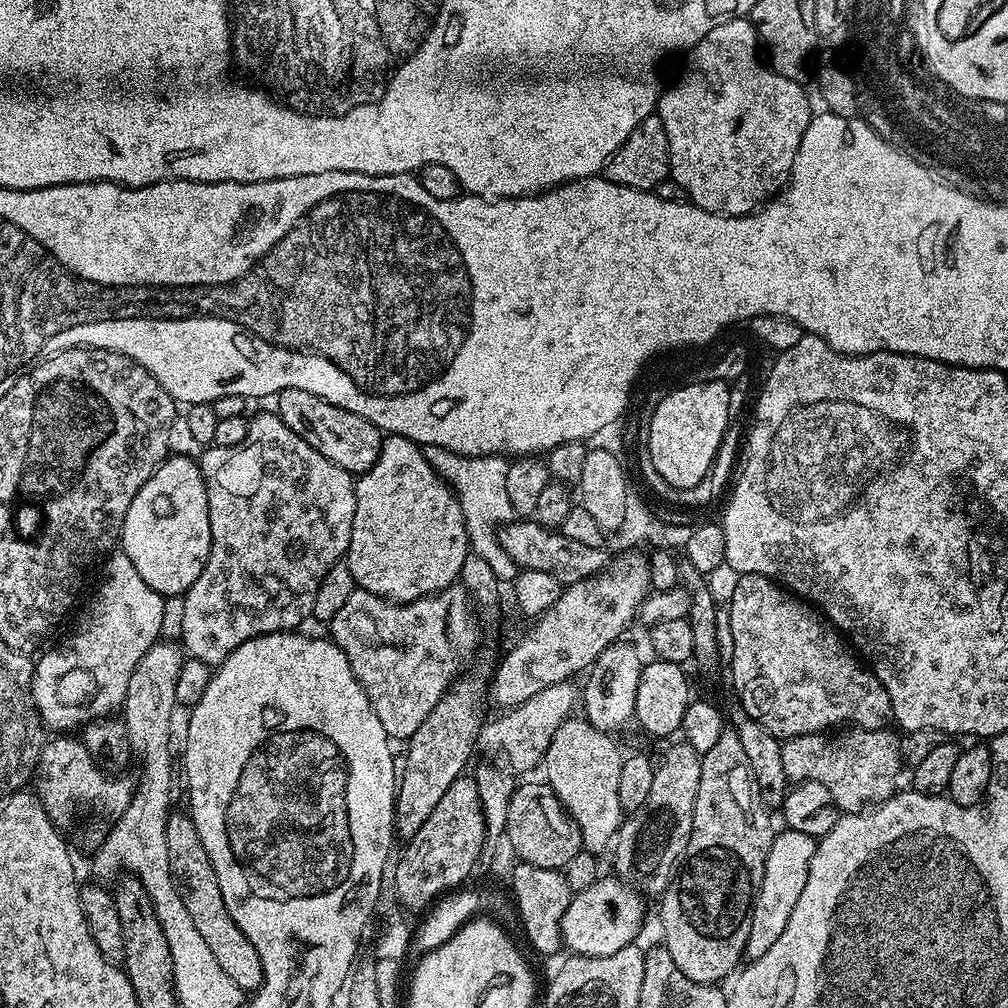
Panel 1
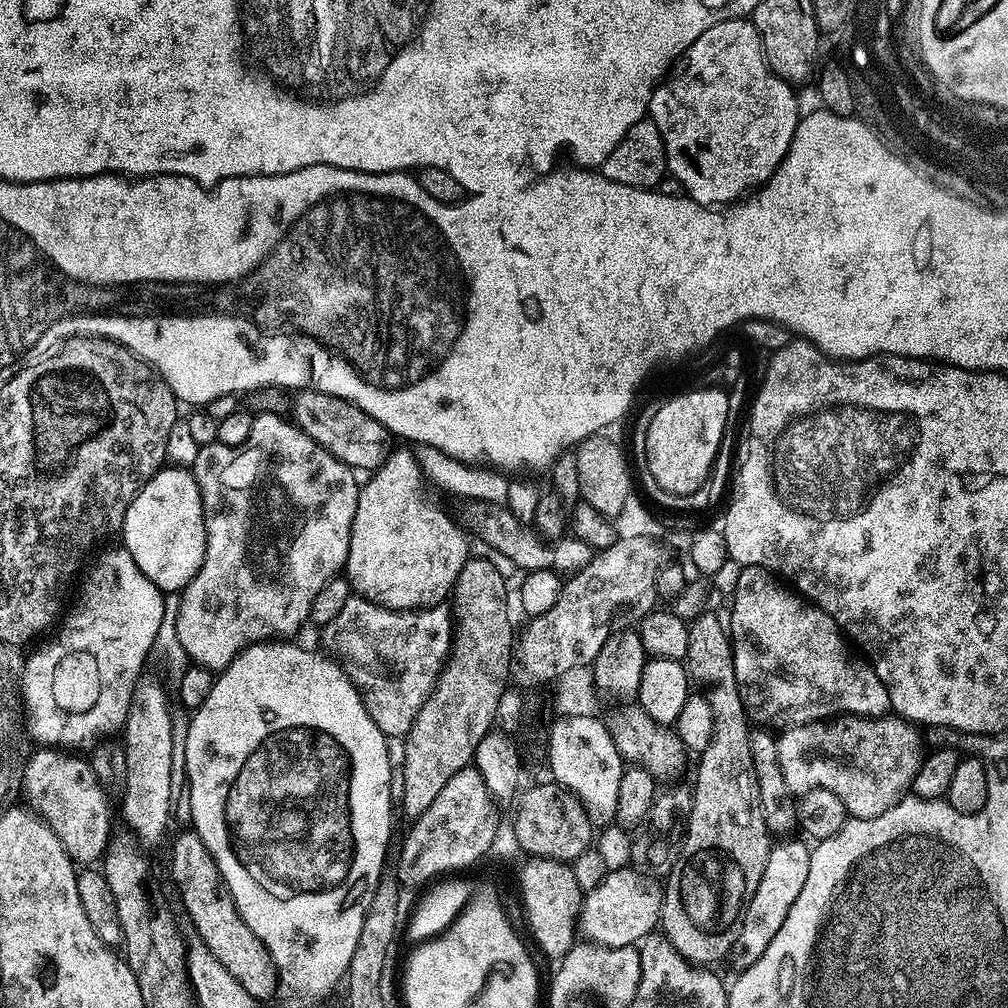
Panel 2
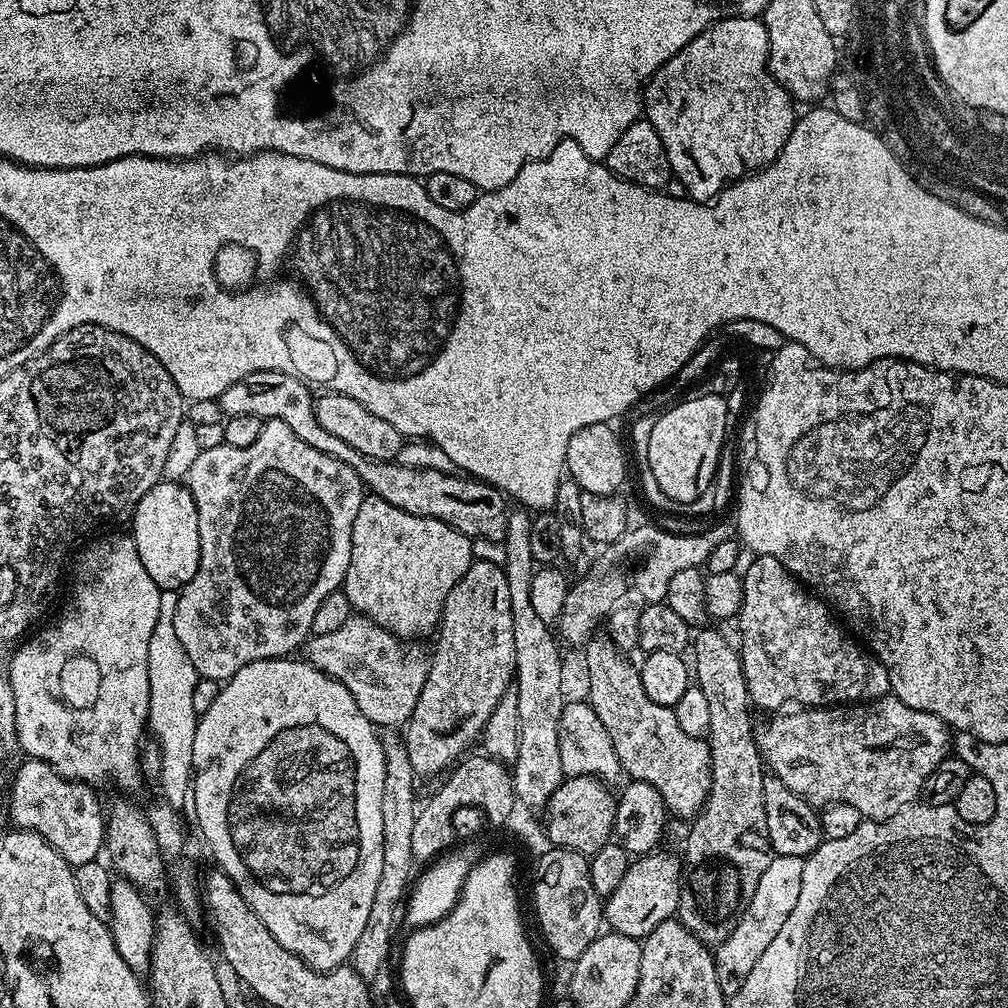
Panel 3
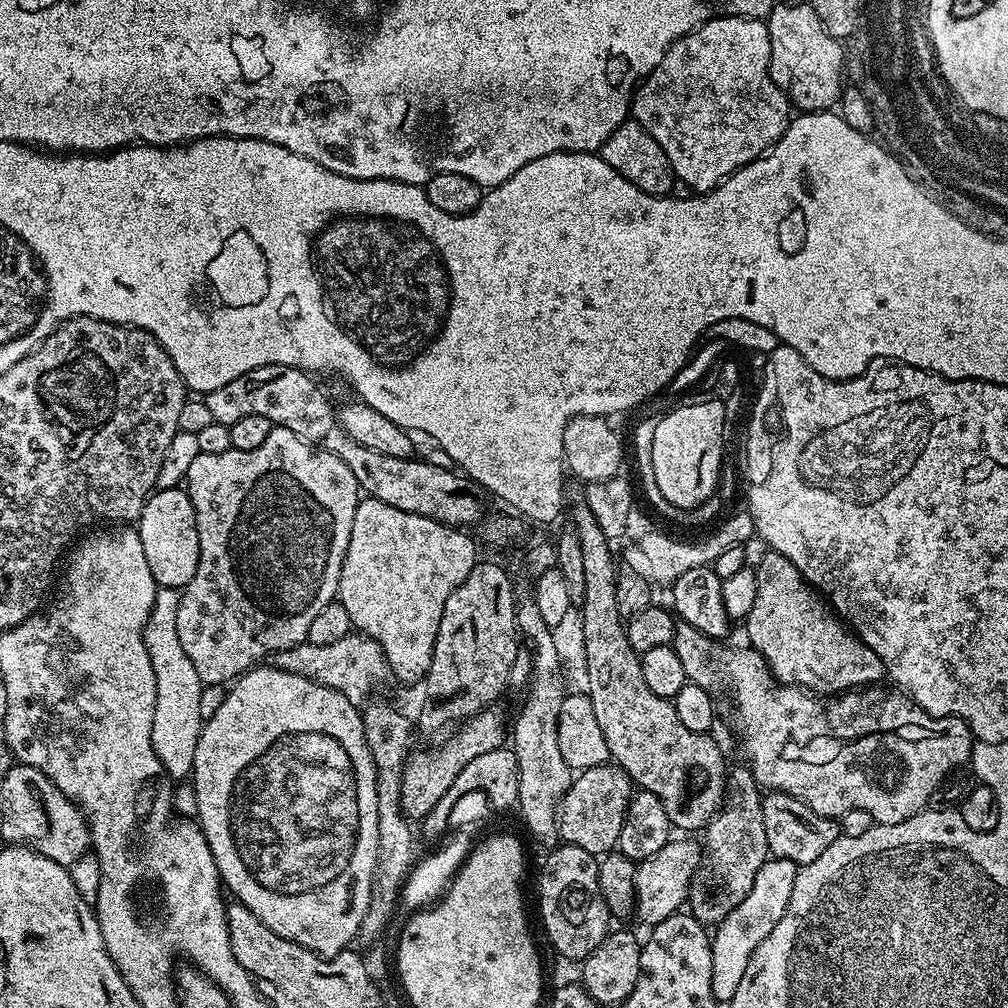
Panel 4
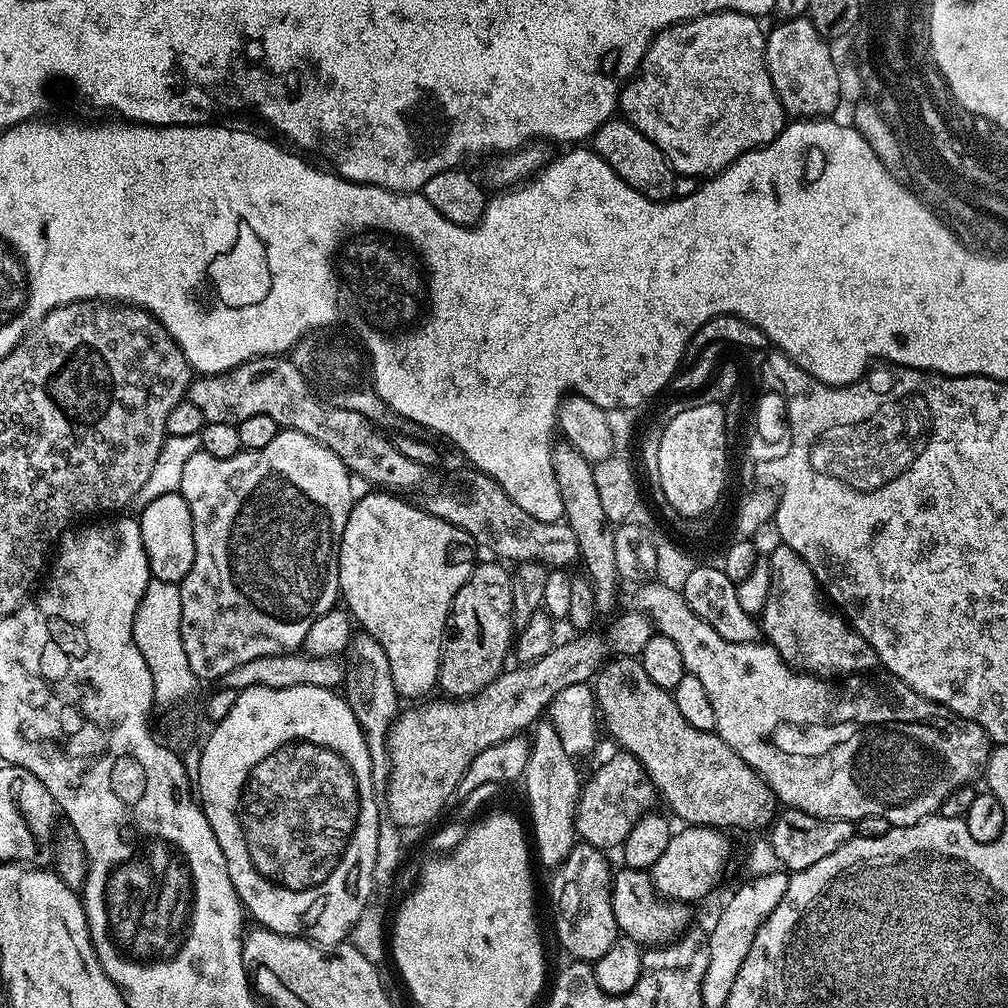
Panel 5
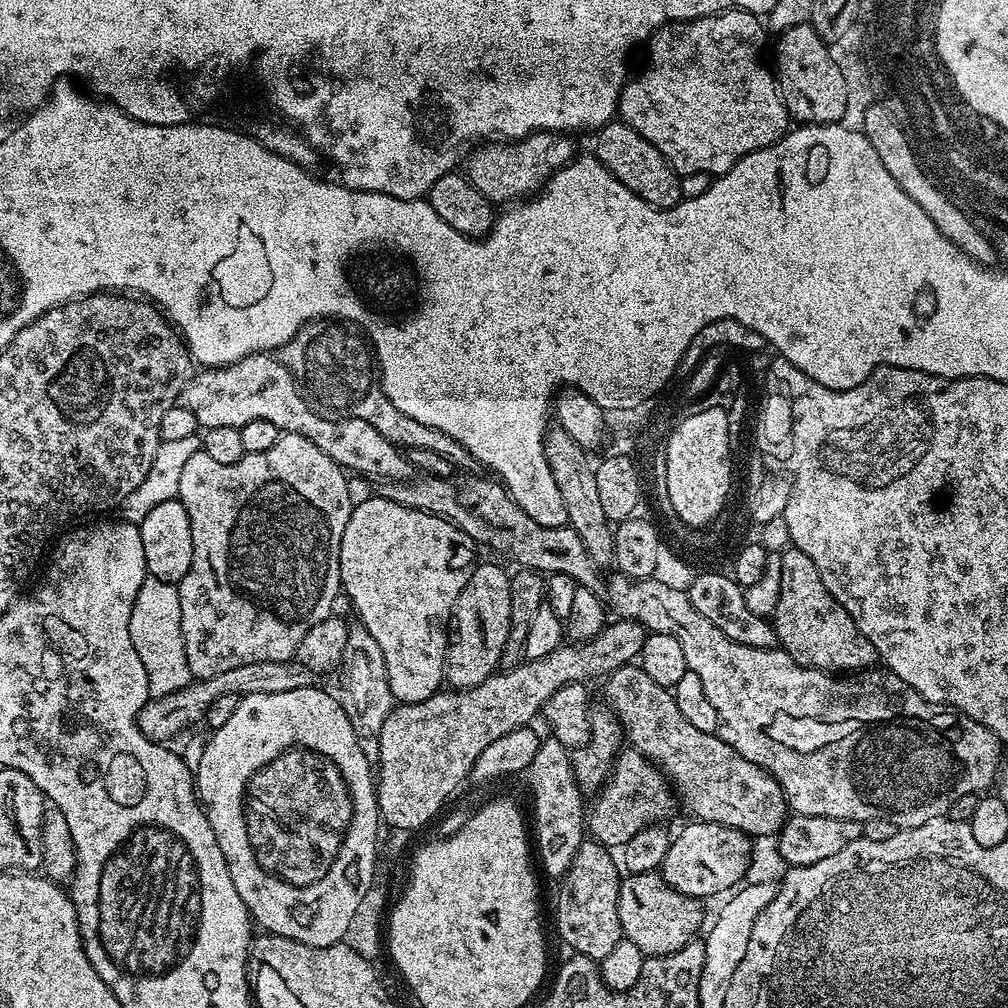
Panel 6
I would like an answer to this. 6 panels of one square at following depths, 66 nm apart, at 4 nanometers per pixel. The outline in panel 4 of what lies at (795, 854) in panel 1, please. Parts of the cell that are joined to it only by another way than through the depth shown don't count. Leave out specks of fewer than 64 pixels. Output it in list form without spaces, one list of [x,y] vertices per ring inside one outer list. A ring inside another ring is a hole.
[[[770,858],[758,870],[758,878],[754,878],[754,886],[750,886],[750,894],[726,914],[722,923],[715,925],[711,933],[712,965],[710,966],[710,986],[714,990],[714,998],[727,1002],[734,998],[742,974],[746,974],[746,966],[750,966],[750,958],[754,950],[767,938],[770,930],[778,926],[782,914],[786,914],[786,906],[790,902],[790,893],[794,890],[794,878],[798,866],[789,860]]]

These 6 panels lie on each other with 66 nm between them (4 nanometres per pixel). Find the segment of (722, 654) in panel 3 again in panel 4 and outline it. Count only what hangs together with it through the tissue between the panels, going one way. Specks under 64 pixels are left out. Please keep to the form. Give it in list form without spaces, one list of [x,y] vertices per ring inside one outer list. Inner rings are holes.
[[[751,767],[736,768],[726,776],[726,799],[719,812],[703,829],[700,865],[688,887],[687,907],[690,915],[705,926],[722,923],[726,914],[750,894],[758,870],[770,859],[766,842],[766,822],[762,822],[762,792]]]

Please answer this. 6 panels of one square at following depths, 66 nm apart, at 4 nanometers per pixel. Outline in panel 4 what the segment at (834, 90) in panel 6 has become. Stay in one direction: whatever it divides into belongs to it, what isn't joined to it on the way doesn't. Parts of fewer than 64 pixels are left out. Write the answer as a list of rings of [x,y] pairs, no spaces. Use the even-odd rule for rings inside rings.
[[[777,3],[768,13],[766,23],[770,34],[768,72],[788,97],[789,105],[800,108],[796,110],[801,113],[835,109],[844,87],[843,50],[822,26],[822,18],[818,18],[811,3]]]

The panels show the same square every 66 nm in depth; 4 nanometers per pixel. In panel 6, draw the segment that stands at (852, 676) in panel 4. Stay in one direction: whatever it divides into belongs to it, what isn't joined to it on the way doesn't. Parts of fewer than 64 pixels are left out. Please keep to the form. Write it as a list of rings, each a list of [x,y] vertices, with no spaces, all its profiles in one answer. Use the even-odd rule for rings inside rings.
[[[791,546],[779,553],[778,563],[780,589],[770,619],[777,645],[782,651],[807,668],[867,670],[873,667],[878,657],[870,638],[858,630],[856,620],[850,618],[850,614],[846,614],[842,605],[832,597],[830,590],[826,590],[822,574],[818,574],[818,566],[814,566],[802,550]]]

